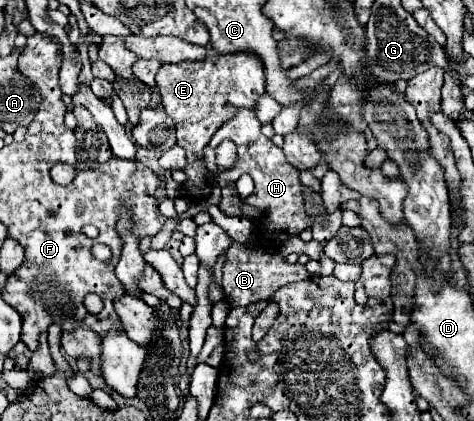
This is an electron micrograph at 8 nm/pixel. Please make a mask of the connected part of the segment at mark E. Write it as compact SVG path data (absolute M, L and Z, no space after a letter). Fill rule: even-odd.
M236 53L236 55L208 55L202 63L163 64L156 73L156 85L162 95L162 103L166 113L176 121L176 139L178 145L186 149L188 163L202 157L202 149L208 145L212 135L234 117L238 109L256 109L258 97L266 93L264 89L264 67L256 55L250 53Z

